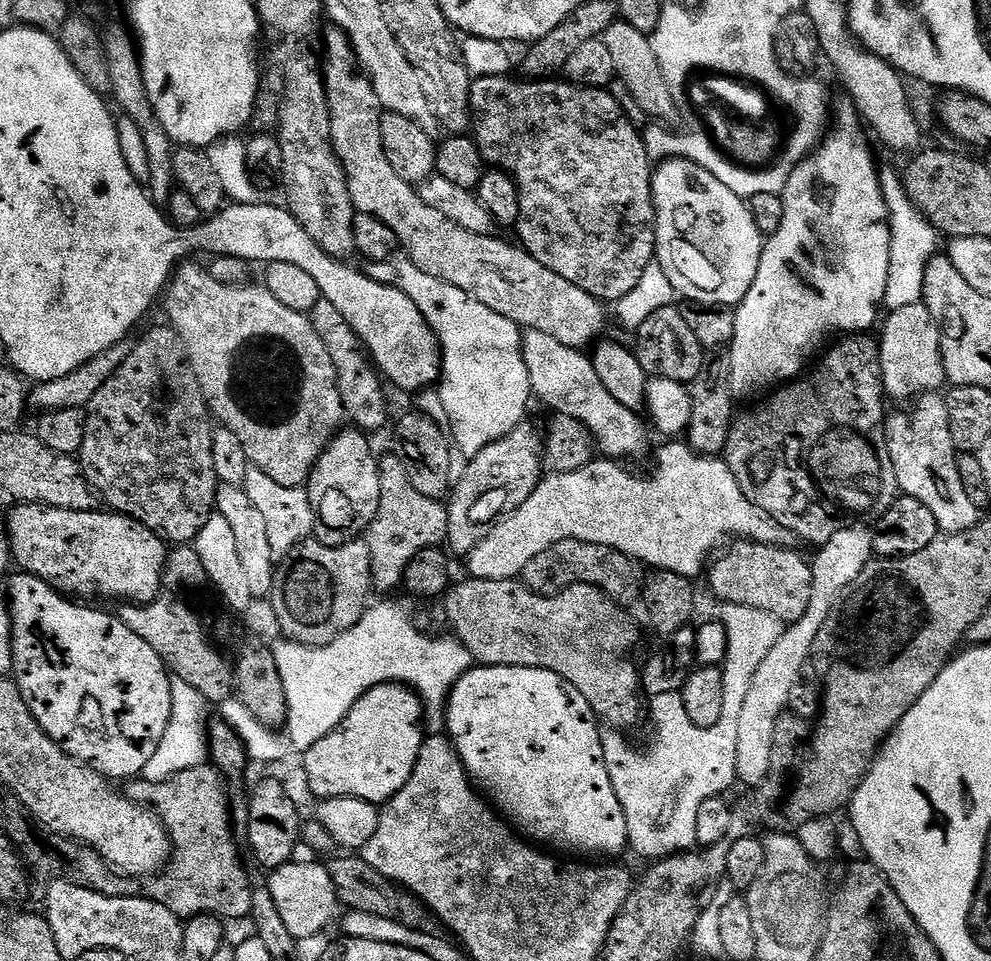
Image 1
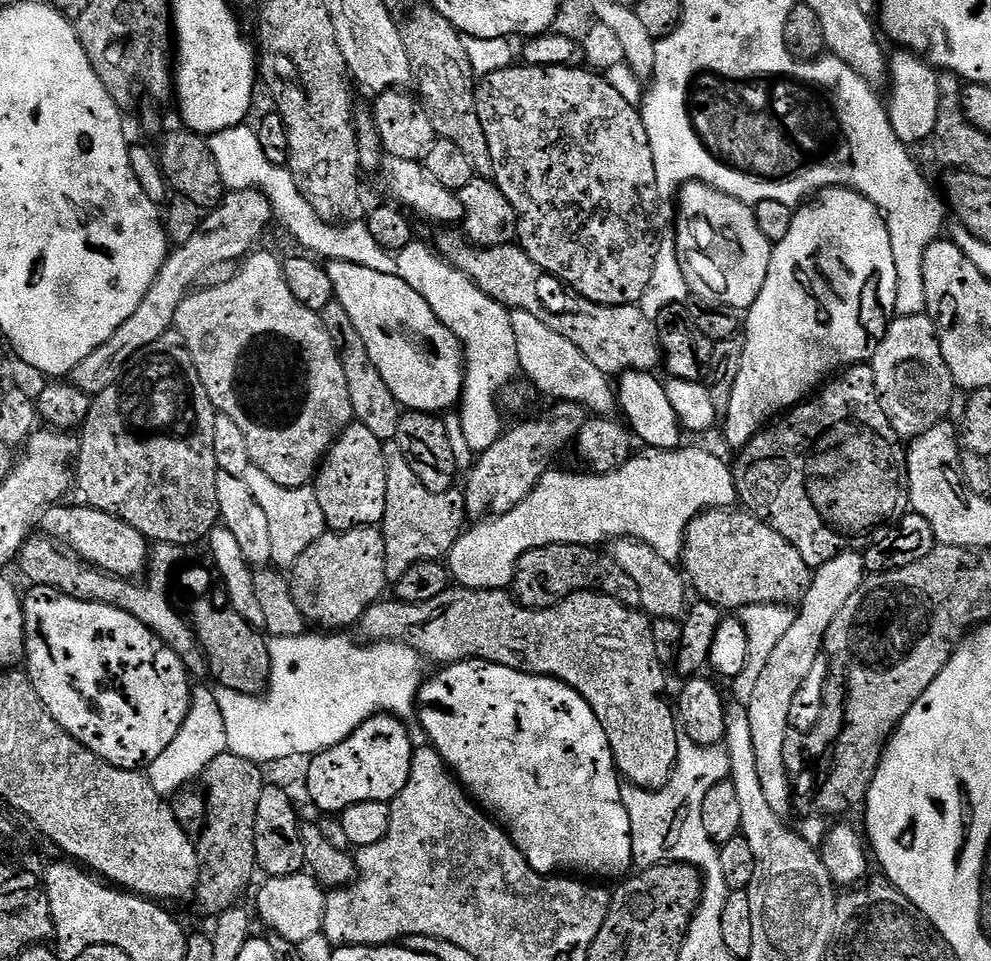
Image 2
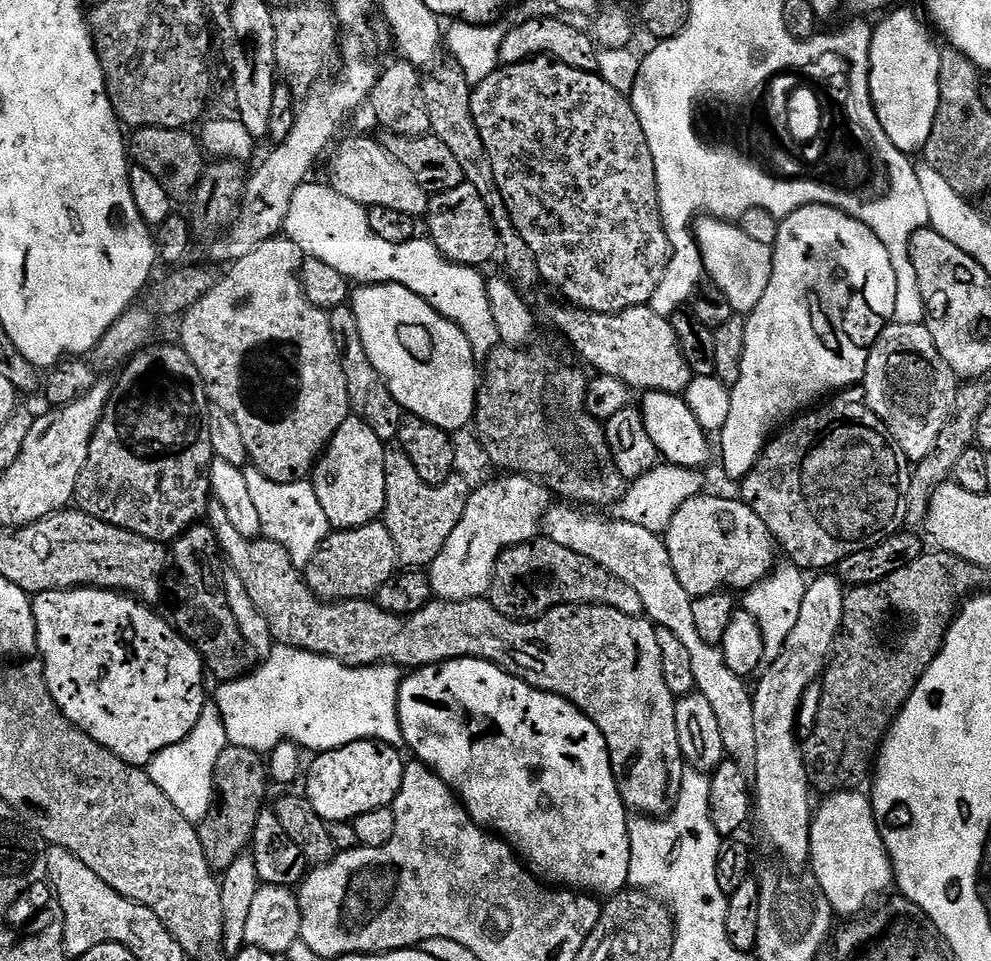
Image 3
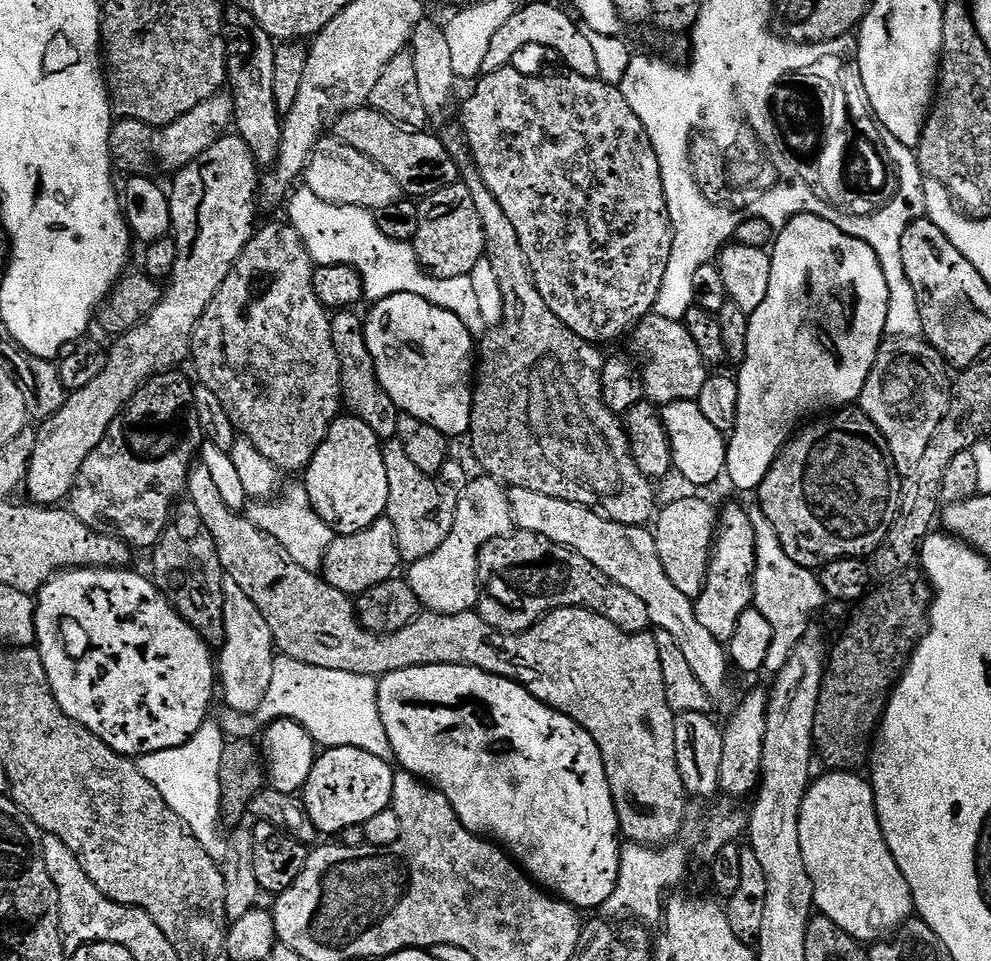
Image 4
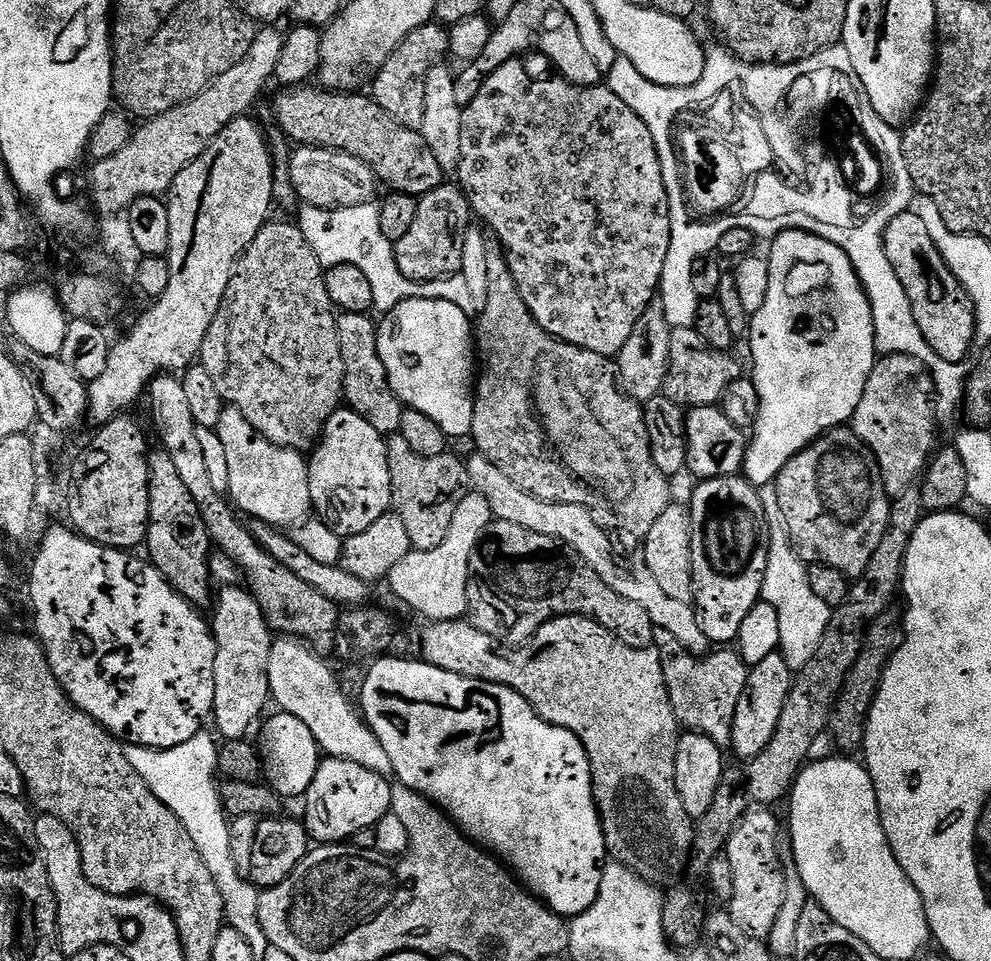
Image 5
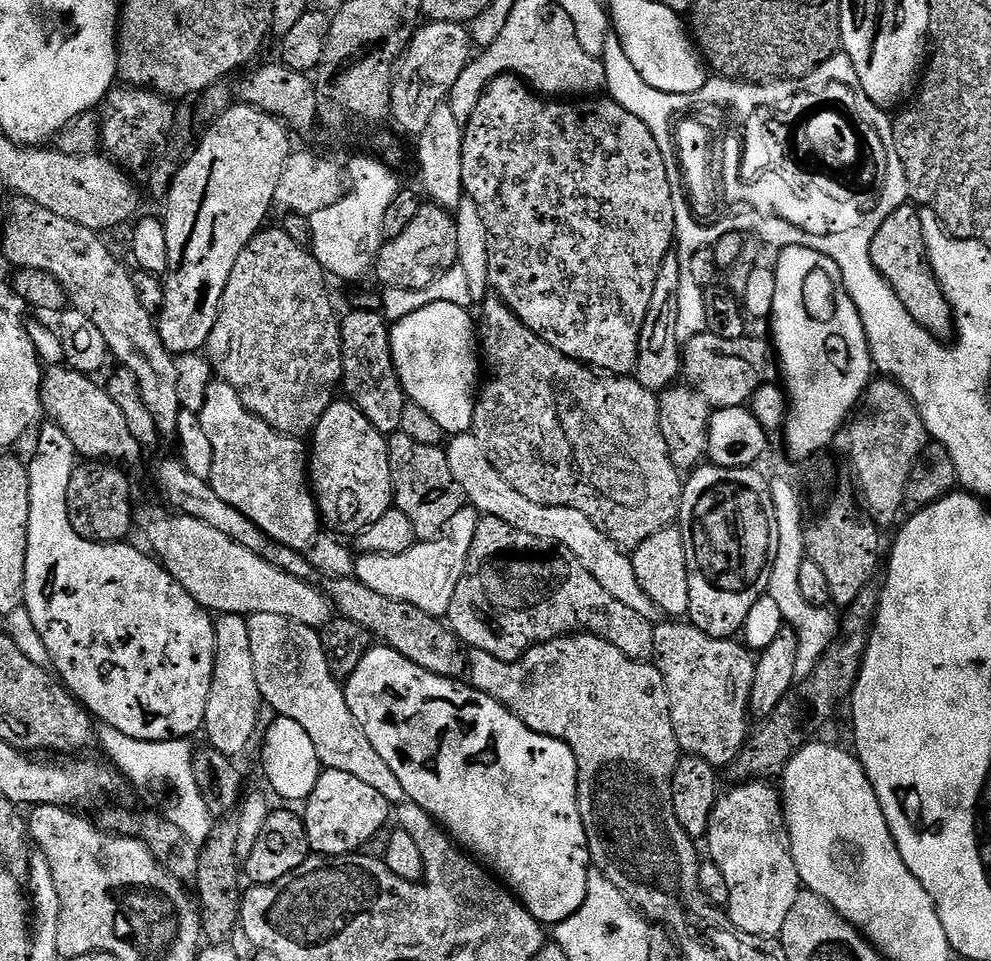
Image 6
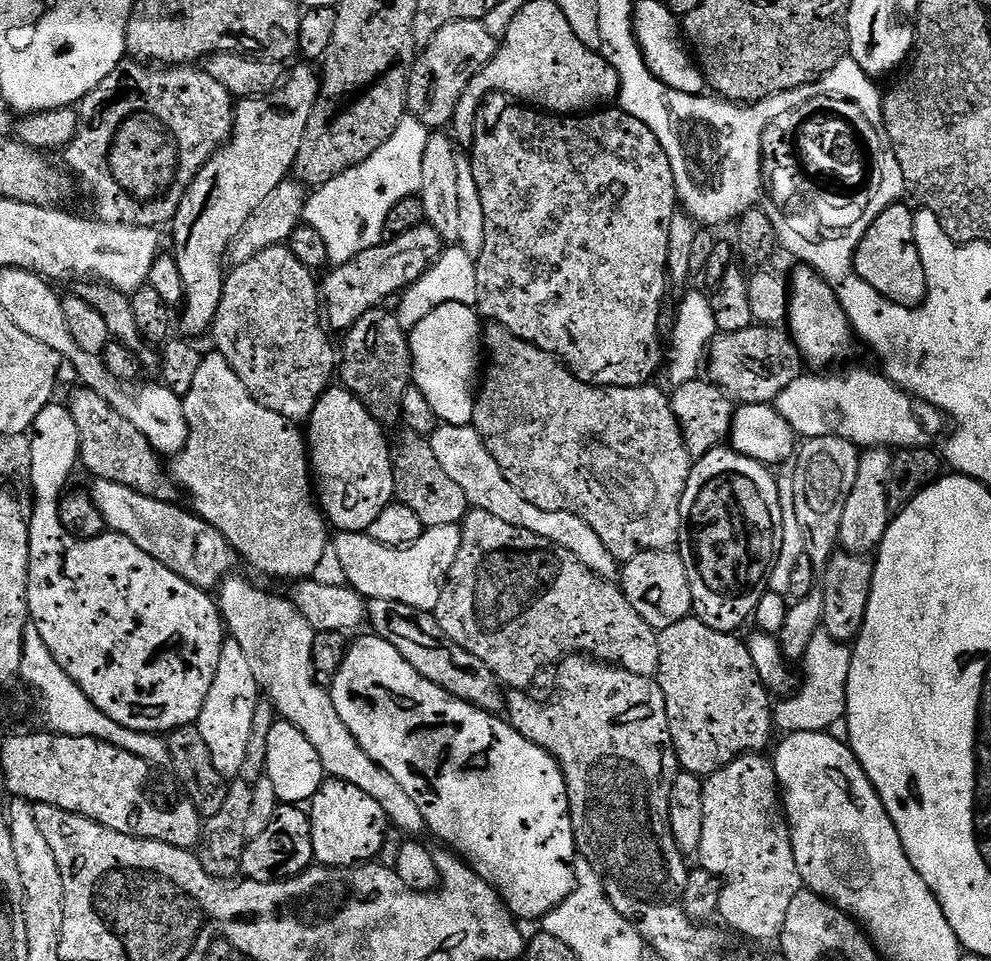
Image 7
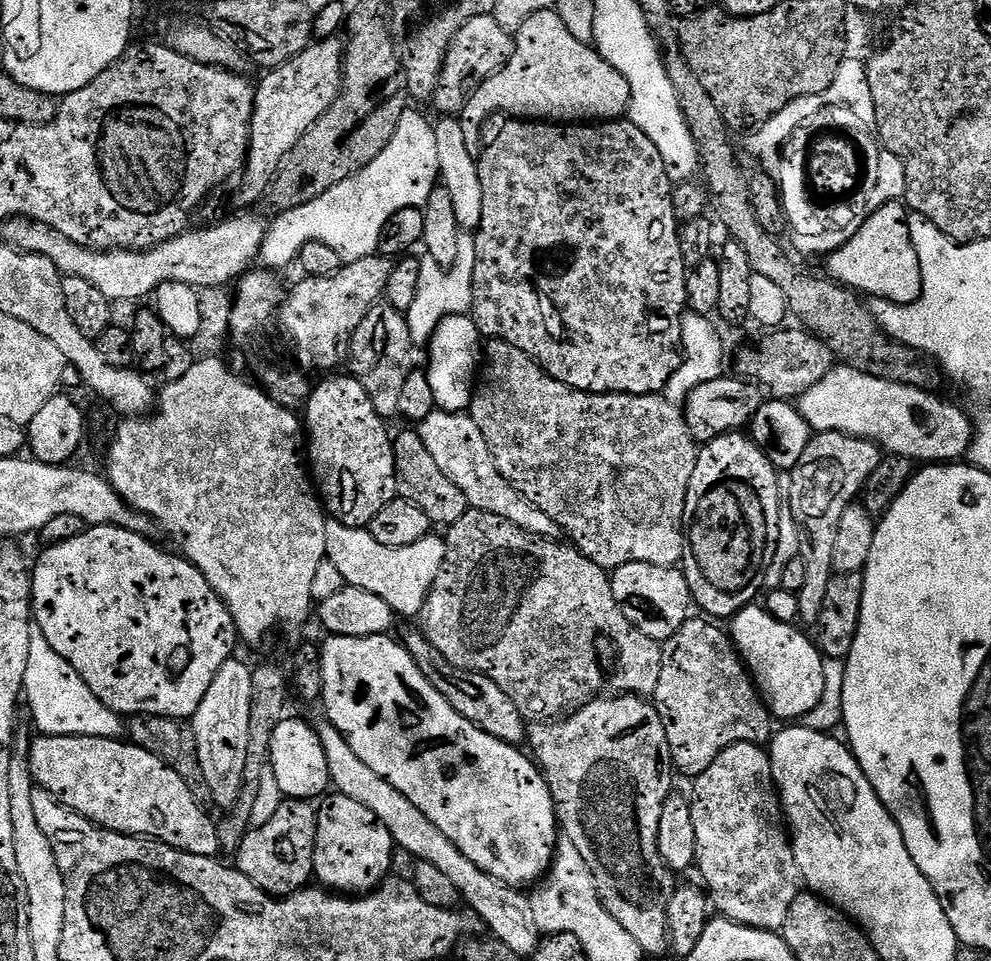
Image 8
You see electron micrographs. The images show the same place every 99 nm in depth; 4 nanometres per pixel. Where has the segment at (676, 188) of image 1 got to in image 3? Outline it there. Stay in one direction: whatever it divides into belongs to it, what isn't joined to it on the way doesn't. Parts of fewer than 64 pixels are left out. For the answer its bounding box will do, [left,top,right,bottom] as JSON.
[694,214,772,314]

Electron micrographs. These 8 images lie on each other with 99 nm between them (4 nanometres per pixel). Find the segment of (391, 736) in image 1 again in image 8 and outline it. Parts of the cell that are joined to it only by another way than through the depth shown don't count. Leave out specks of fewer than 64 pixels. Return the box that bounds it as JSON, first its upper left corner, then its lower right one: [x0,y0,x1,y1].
[312,794,394,894]

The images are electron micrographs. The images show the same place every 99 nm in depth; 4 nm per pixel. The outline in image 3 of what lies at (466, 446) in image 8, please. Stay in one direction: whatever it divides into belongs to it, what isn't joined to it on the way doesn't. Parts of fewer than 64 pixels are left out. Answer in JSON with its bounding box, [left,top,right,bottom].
[542,506,756,774]

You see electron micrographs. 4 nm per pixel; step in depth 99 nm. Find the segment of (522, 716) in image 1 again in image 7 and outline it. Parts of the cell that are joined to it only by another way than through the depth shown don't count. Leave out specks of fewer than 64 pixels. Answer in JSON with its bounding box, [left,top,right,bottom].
[330,634,578,921]

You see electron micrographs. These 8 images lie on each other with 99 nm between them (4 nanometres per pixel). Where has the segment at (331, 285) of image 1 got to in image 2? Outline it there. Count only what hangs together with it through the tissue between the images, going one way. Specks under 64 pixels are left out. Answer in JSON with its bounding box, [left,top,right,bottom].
[326,260,464,414]

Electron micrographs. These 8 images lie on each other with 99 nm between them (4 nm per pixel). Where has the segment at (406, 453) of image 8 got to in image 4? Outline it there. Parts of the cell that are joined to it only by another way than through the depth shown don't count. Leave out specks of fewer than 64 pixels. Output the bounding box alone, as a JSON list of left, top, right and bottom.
[382,438,470,566]

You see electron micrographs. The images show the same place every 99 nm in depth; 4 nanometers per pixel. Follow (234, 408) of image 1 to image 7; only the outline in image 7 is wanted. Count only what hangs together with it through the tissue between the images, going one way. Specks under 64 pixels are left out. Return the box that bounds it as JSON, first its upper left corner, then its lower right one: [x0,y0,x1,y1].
[210,246,338,422]

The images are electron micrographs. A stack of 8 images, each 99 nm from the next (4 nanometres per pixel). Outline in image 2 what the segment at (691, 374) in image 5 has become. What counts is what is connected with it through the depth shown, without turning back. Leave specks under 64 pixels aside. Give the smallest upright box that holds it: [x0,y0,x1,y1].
[435,230,662,378]

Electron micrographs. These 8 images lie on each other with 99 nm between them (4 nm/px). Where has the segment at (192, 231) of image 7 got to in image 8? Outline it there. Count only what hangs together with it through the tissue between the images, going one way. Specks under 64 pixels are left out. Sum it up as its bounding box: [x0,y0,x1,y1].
[240,39,346,204]

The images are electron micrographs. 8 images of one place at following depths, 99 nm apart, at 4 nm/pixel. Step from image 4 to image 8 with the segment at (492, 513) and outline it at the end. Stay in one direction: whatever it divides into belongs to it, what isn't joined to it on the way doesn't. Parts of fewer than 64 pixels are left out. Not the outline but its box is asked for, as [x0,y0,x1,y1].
[326,519,446,617]

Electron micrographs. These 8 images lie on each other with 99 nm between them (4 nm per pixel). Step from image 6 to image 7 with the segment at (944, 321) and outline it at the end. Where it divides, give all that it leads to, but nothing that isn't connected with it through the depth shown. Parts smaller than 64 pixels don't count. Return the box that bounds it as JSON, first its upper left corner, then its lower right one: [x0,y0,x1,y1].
[856,202,928,309]

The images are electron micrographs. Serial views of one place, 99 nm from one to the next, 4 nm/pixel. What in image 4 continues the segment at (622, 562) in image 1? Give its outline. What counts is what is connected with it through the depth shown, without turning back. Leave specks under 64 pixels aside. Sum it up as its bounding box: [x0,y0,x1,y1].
[478,530,652,634]

